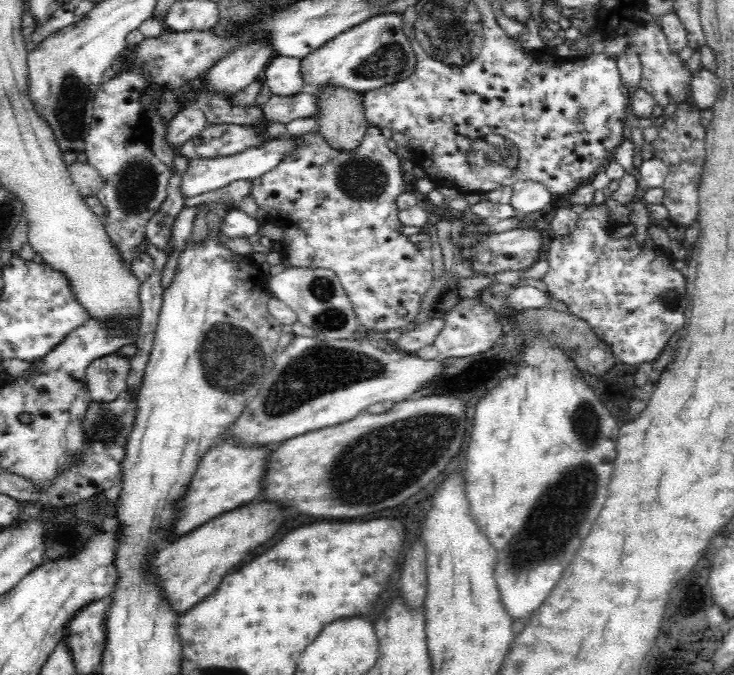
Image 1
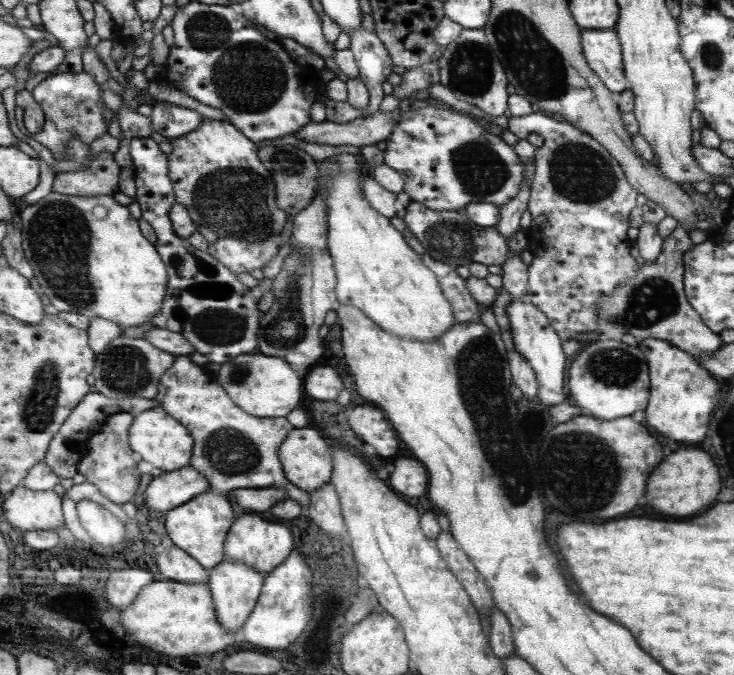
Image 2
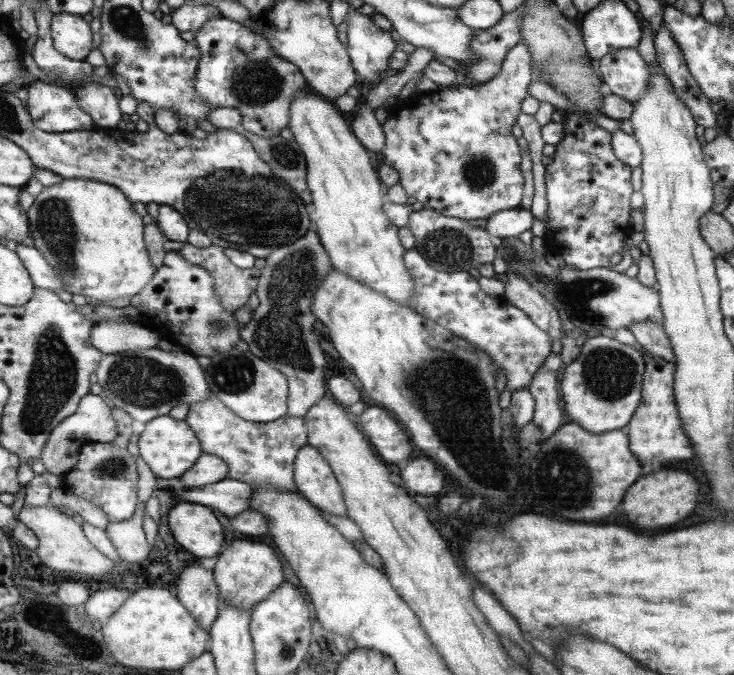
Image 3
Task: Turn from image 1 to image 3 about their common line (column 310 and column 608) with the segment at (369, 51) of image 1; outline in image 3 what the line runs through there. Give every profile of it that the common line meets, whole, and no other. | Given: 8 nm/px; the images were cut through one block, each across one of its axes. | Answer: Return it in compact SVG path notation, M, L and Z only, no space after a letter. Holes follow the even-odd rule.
M636 47L617 49L598 59L604 91L634 103L644 95L648 66Z

